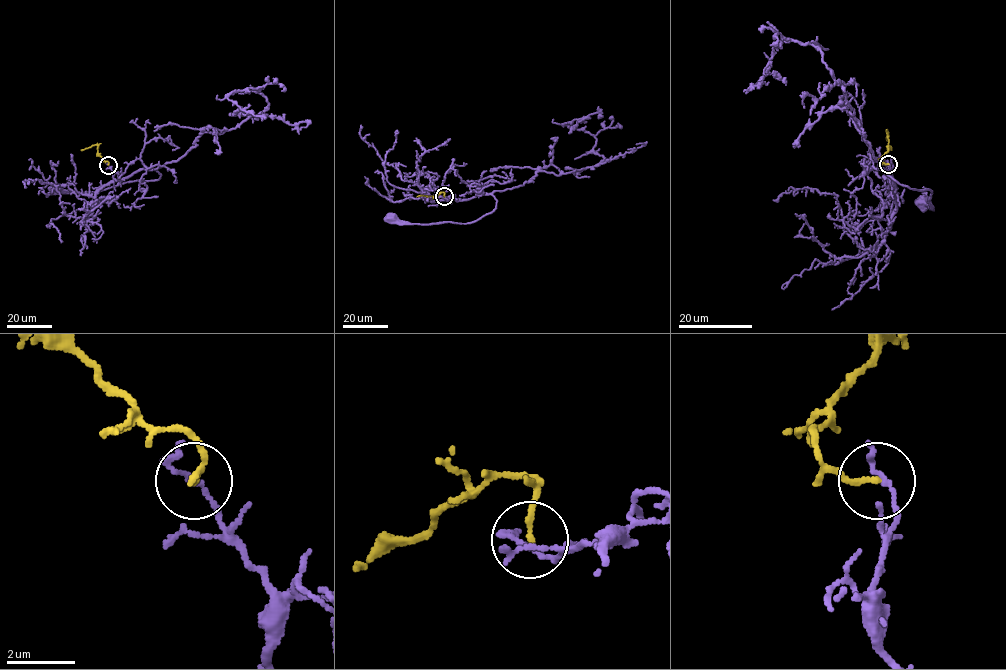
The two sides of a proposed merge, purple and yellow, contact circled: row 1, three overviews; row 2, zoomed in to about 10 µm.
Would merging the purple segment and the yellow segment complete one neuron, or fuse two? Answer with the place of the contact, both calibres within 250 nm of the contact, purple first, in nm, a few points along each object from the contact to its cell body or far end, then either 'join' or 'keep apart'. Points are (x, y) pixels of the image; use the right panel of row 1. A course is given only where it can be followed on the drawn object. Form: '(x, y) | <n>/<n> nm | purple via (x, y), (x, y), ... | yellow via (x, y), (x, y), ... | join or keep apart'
(888, 164) | 110/170 nm | purple via (888, 164), (886, 177), (892, 187), (894, 180), (885, 172), (913, 188), (931, 191), (933, 208), (925, 200) | yellow via (888, 164), (881, 158), (887, 151), (887, 133), (888, 140) | keep apart

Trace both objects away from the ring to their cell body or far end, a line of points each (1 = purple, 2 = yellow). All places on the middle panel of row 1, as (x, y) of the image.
1: (444, 196), (468, 200), (480, 194), (491, 194), (496, 205), (492, 212), (467, 223), (397, 224), (392, 219)
2: (444, 196), (443, 192), (437, 196), (417, 196)

